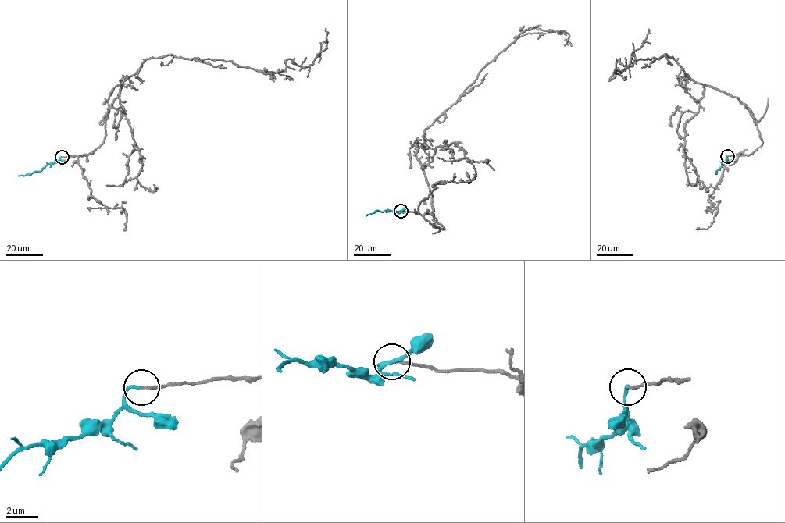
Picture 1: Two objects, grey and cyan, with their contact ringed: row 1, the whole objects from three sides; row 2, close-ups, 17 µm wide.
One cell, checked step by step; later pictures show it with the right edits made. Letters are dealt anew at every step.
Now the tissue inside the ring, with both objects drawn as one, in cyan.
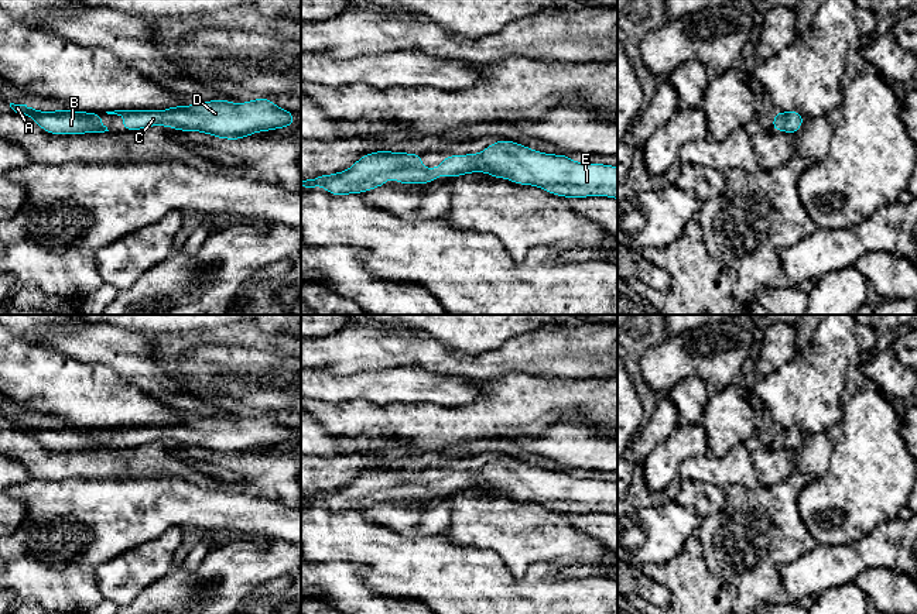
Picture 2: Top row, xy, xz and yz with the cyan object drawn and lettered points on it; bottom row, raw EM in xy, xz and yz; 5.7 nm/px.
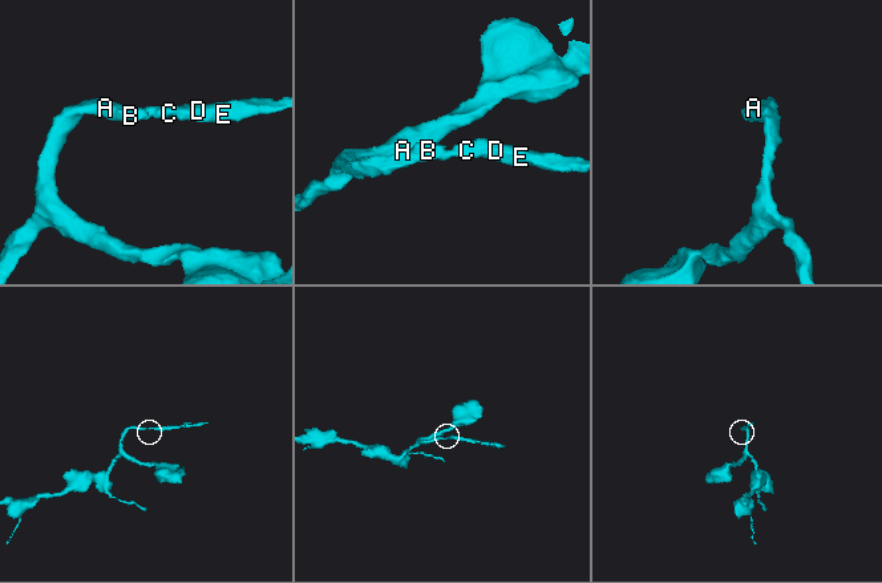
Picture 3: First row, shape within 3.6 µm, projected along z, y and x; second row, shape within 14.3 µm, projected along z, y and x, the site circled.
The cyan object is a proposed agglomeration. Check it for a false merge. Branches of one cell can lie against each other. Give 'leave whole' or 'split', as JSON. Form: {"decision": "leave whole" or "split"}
{"decision": "leave whole"}

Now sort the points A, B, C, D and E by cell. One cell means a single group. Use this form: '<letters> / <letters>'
A B C D E

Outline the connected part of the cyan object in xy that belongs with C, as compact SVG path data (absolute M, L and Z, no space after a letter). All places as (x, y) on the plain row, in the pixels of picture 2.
M267 414L244 419L219 415L160 428L136 425L106 429L123 432L124 447L164 442L178 447L201 447L225 456L240 456L257 447L287 445L295 439L294 429L278 423Z

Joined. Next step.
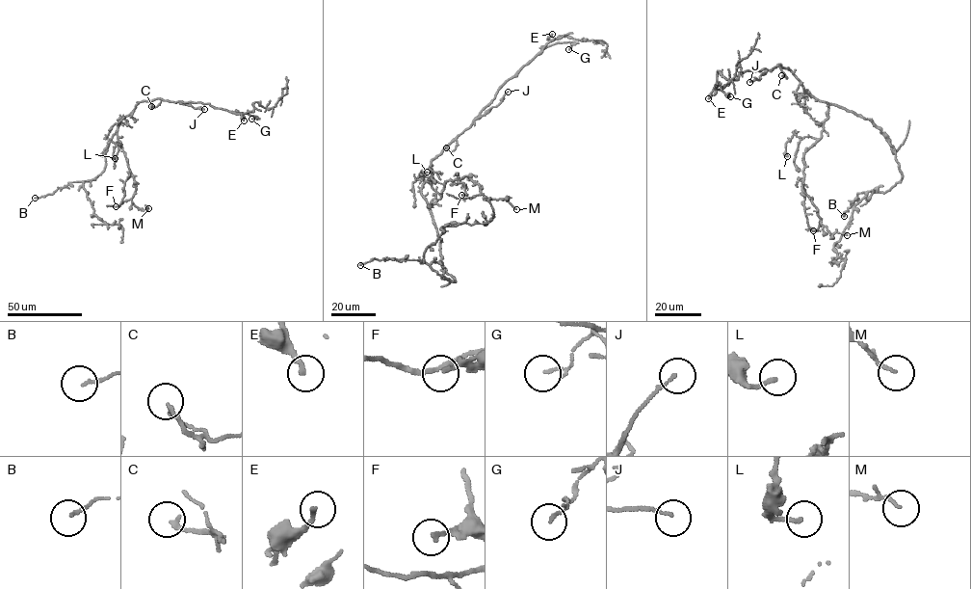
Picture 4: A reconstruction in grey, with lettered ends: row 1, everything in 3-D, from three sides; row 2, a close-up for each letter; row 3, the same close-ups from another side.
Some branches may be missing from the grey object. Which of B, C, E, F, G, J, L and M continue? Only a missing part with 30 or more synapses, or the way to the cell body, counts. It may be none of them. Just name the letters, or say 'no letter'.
no letter

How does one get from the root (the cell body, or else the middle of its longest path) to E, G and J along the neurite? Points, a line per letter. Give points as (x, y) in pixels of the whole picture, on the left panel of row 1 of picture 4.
E: (121, 118), (130, 113), (139, 102), (161, 98), (173, 102), (208, 103), (242, 114), (244, 120)
G: (121, 118), (130, 113), (139, 102), (159, 98), (208, 103), (214, 108), (257, 117), (251, 119)
J: (121, 118), (130, 113), (139, 102), (159, 98), (204, 109)

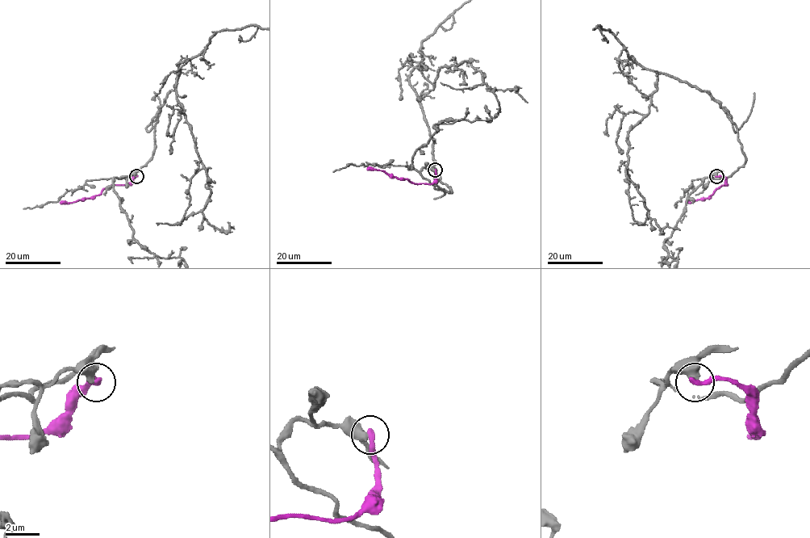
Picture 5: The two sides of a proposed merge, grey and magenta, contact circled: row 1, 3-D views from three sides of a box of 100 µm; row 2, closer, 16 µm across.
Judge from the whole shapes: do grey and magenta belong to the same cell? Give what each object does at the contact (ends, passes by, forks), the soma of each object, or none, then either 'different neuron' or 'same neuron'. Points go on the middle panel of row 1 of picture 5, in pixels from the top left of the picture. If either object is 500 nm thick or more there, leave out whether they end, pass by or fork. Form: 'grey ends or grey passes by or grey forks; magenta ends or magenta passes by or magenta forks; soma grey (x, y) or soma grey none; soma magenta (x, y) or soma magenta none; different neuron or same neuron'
soma grey none; soma magenta none; different neuron

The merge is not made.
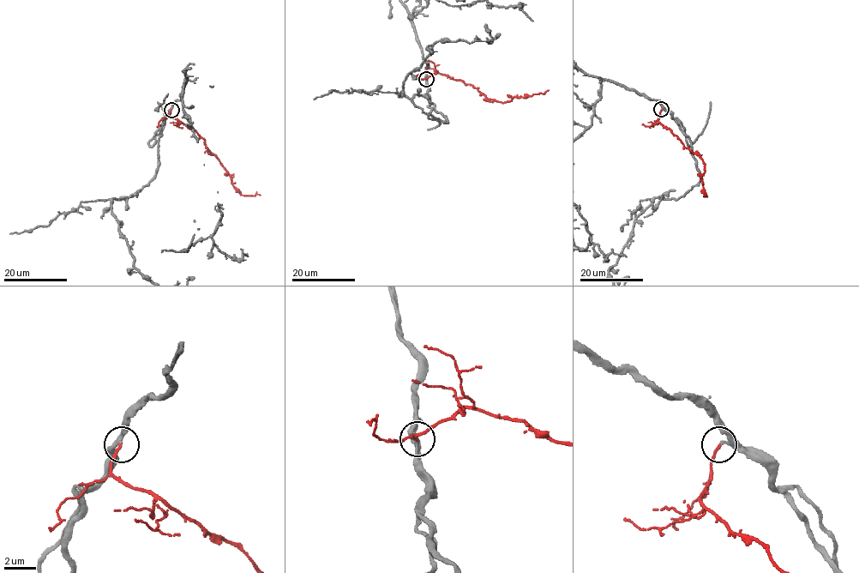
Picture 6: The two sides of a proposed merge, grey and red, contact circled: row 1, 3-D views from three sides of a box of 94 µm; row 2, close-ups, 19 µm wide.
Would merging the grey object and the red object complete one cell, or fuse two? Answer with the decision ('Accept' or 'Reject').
Accept

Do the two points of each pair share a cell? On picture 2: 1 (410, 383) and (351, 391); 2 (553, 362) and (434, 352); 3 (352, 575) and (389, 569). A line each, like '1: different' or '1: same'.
1: same
2: same
3: different

